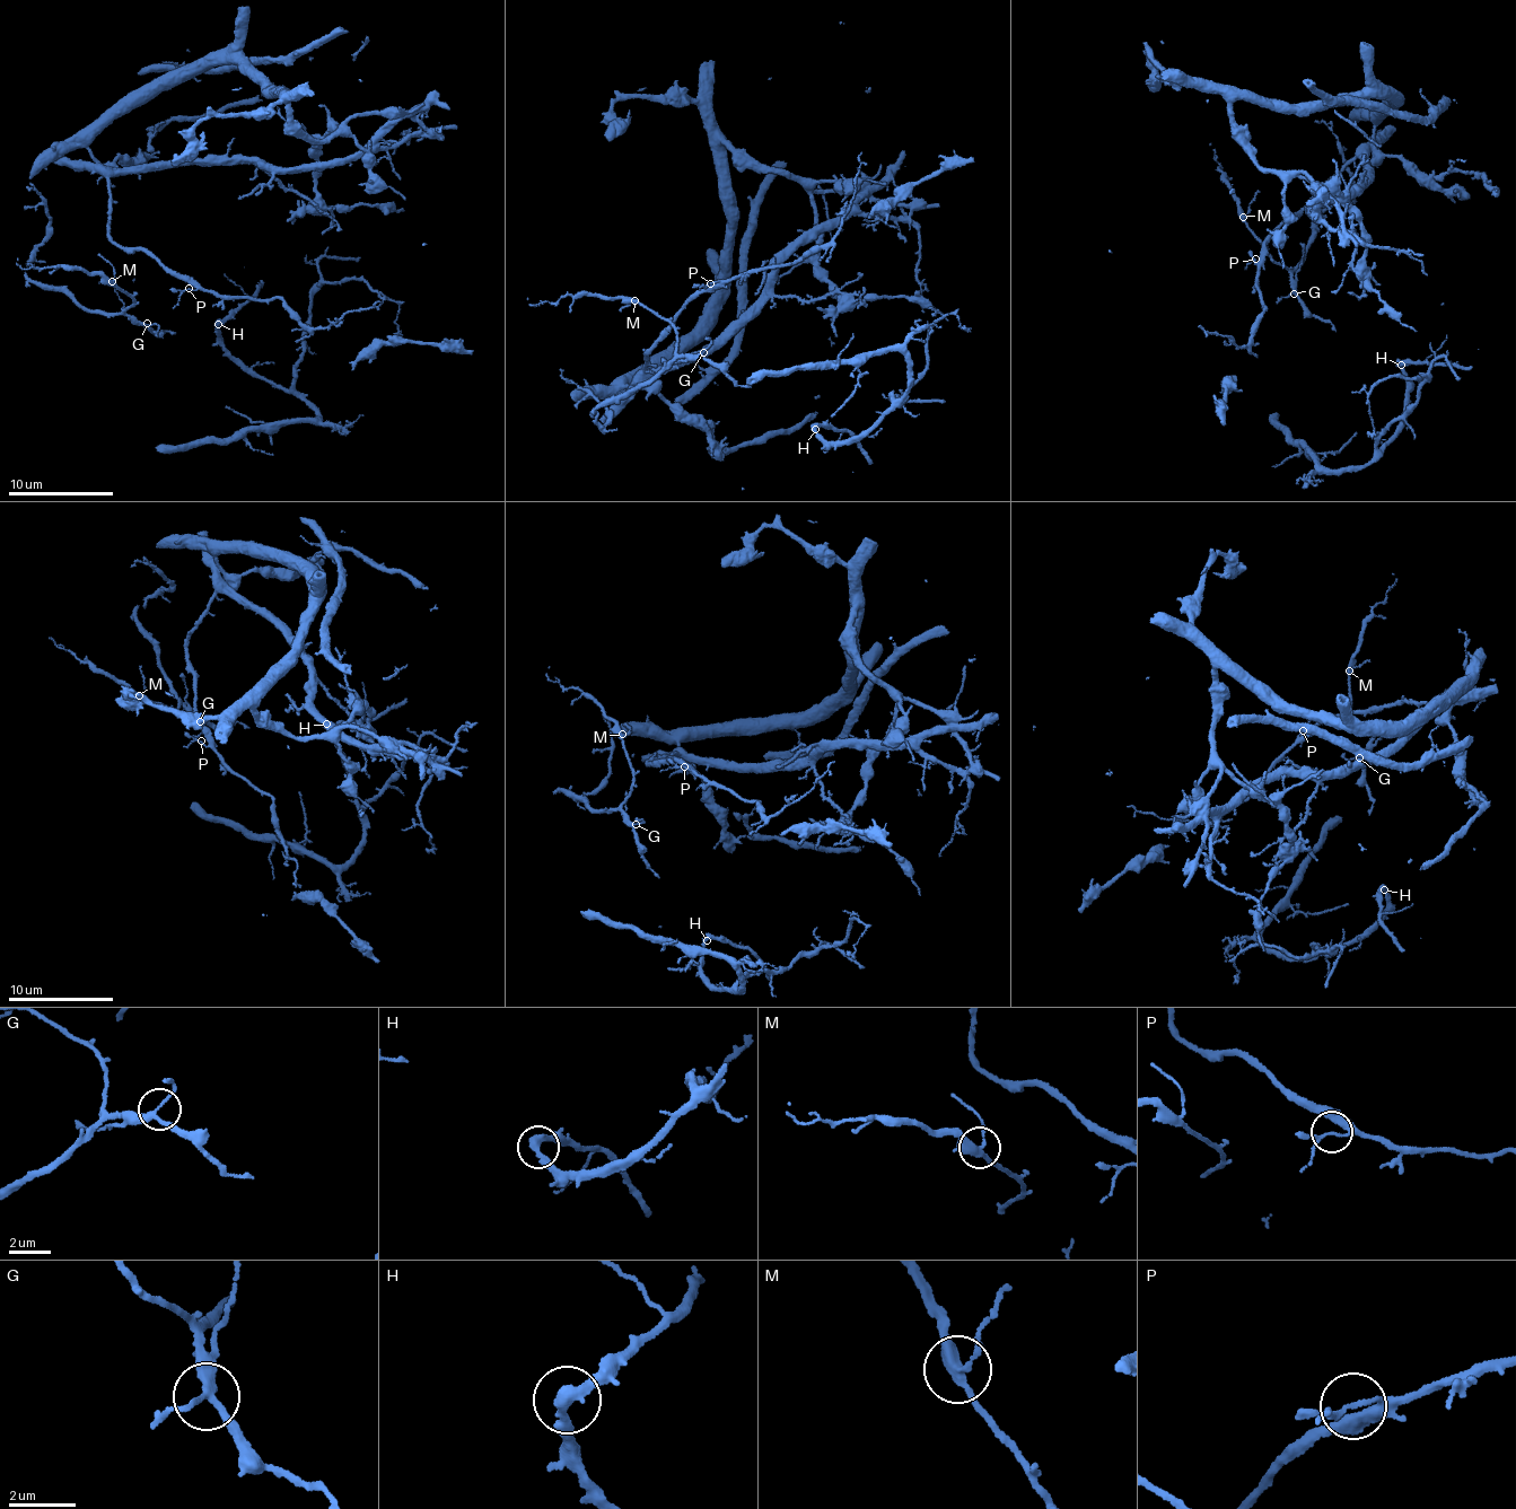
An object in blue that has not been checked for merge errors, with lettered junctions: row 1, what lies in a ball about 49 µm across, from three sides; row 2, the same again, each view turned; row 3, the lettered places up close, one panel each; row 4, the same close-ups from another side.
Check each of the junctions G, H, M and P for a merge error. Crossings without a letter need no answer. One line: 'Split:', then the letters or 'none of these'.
Split: none of these

